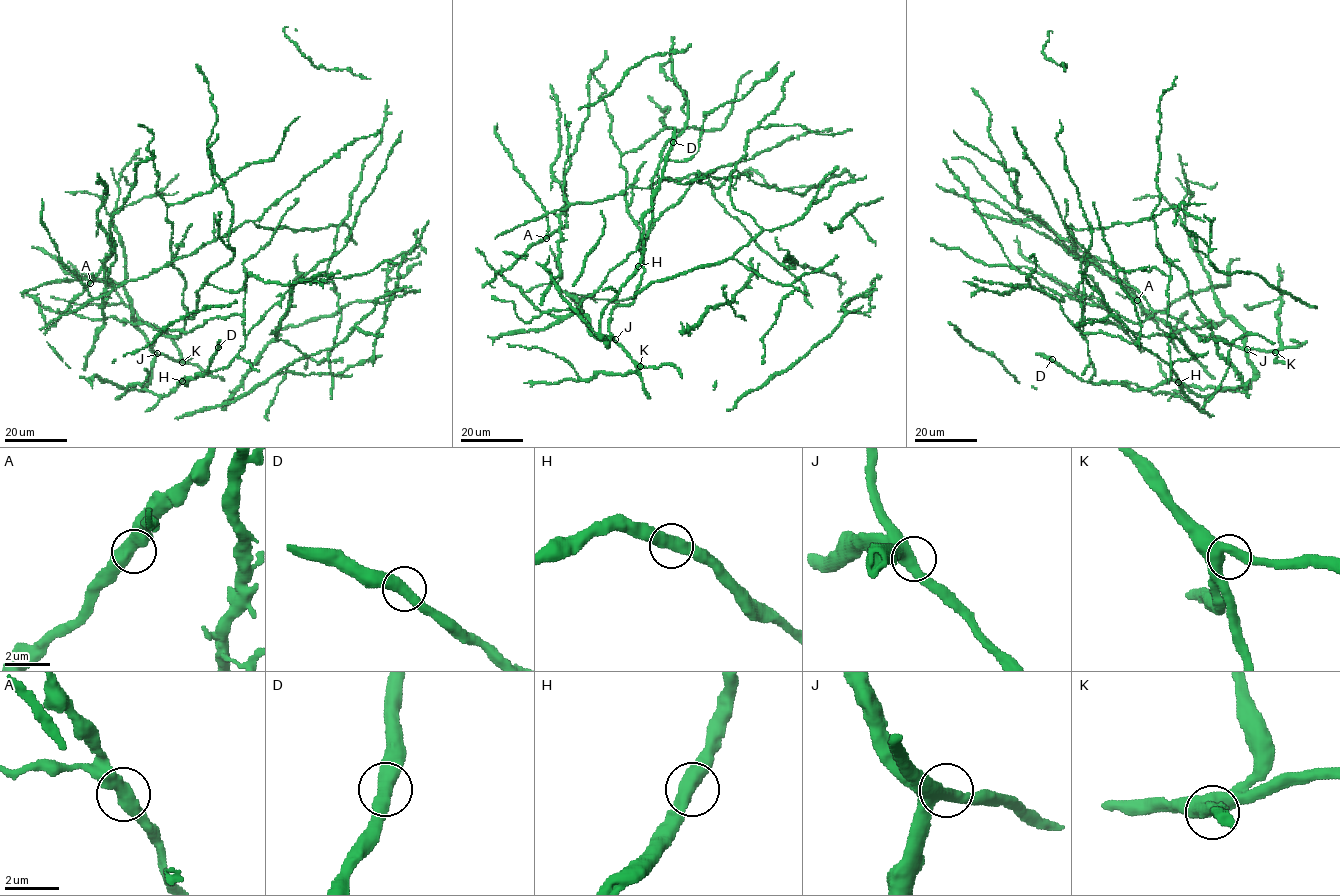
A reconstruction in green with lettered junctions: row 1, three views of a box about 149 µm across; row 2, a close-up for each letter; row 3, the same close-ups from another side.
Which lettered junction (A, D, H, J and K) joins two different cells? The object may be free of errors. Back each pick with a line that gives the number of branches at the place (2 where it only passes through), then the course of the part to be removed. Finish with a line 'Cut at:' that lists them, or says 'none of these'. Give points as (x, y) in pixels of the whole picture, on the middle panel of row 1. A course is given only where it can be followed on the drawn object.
Cut at: none of these

